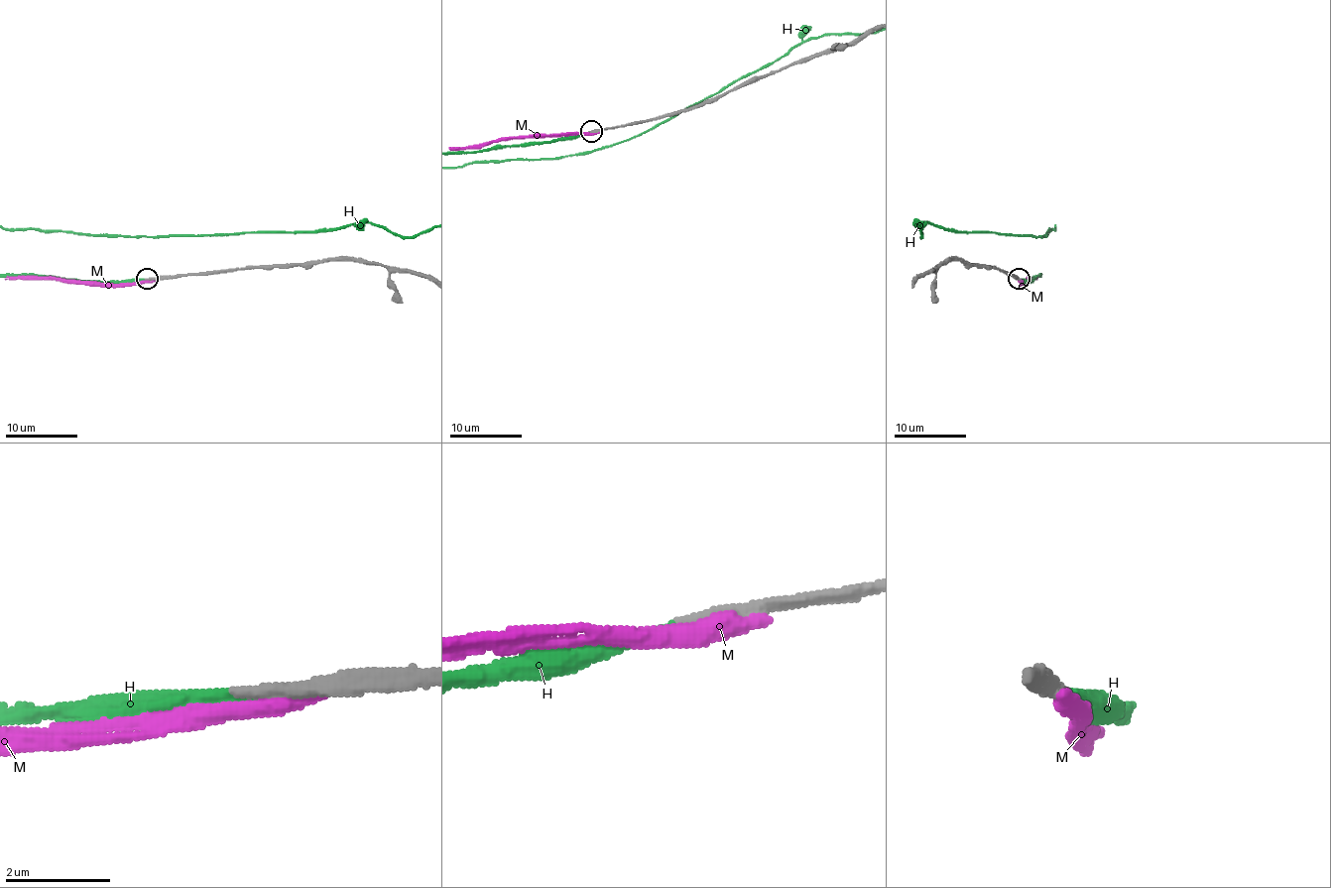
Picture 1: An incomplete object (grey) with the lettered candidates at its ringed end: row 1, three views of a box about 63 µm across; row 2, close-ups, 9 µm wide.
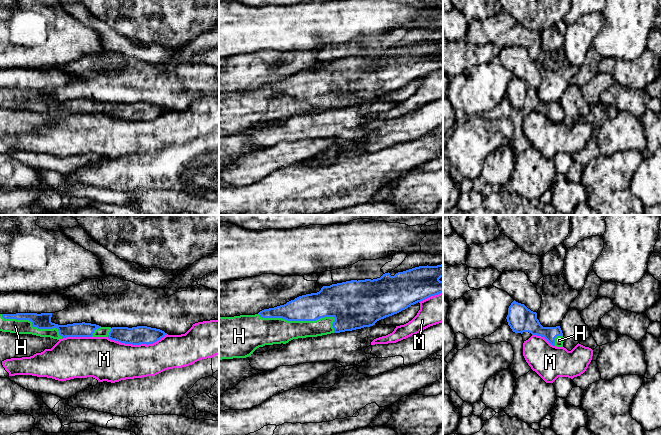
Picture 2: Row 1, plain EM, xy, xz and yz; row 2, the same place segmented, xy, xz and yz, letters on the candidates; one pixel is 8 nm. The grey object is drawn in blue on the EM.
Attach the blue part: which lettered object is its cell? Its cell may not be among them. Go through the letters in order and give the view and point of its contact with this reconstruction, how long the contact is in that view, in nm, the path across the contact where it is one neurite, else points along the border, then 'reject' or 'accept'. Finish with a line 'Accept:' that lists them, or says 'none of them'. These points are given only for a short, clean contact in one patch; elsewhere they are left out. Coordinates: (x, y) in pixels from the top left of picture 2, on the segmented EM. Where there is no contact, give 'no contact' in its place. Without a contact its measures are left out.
H: xz (303, 320) | 650 nm | accept
M: xy (137, 344) | 480 nm | reject
Accept: H

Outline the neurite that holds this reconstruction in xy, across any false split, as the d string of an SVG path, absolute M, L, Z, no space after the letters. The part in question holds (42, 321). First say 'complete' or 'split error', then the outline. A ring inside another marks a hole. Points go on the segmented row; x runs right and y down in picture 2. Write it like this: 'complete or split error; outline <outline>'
split error; outline M52 313L0 314L0 331L57 340L66 337L108 337L132 345L153 344L167 335L160 329L147 326L111 328L85 322L58 325L51 322L51 317Z

